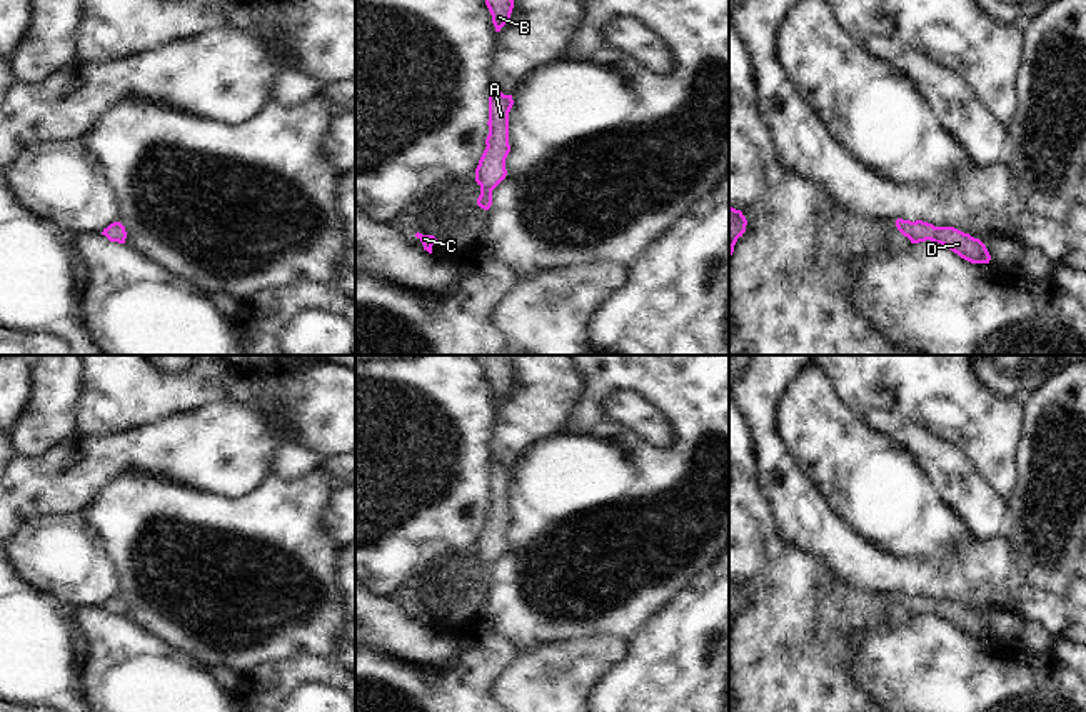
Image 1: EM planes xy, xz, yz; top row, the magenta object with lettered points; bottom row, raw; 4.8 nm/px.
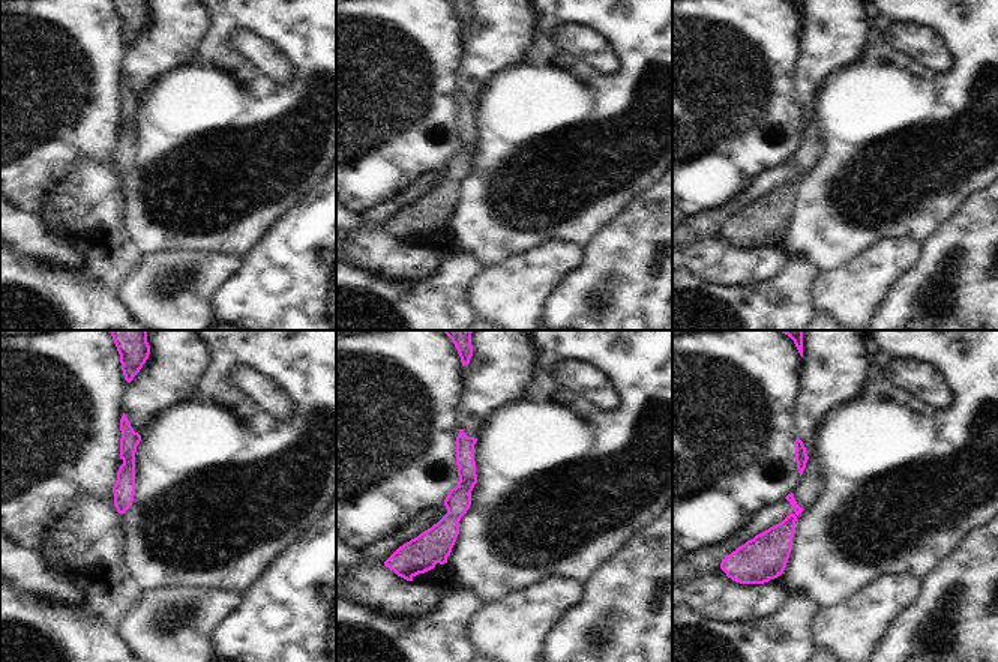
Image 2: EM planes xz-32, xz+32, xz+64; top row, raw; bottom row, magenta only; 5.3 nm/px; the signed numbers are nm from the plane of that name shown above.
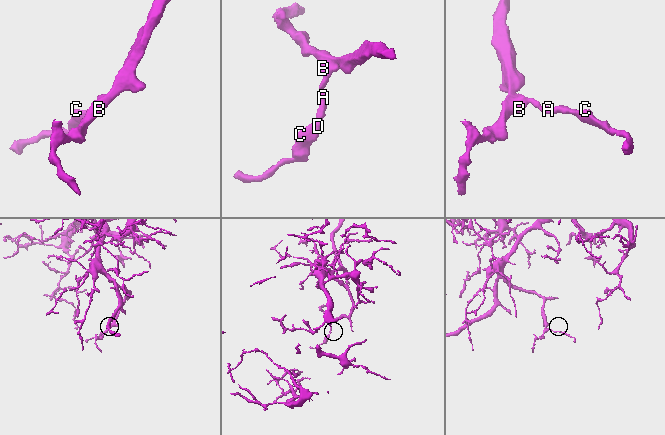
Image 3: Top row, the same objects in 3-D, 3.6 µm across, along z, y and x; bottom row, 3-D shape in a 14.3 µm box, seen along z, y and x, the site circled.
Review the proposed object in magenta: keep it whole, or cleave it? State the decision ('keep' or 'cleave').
keep

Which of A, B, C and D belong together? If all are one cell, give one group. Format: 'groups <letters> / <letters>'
groups A B C D

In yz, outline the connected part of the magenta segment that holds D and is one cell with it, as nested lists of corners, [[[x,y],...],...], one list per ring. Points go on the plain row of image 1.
[[[902,592],[896,594],[896,600],[911,614],[911,617],[931,614],[948,620],[971,637],[989,637],[991,634],[986,619],[979,612],[974,612],[954,600],[934,600],[923,594],[911,595]]]

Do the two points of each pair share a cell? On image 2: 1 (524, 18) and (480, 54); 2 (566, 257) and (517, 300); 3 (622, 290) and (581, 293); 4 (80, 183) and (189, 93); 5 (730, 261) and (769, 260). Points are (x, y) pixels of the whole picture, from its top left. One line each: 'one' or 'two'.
1: one
2: one
3: one
4: two
5: one

